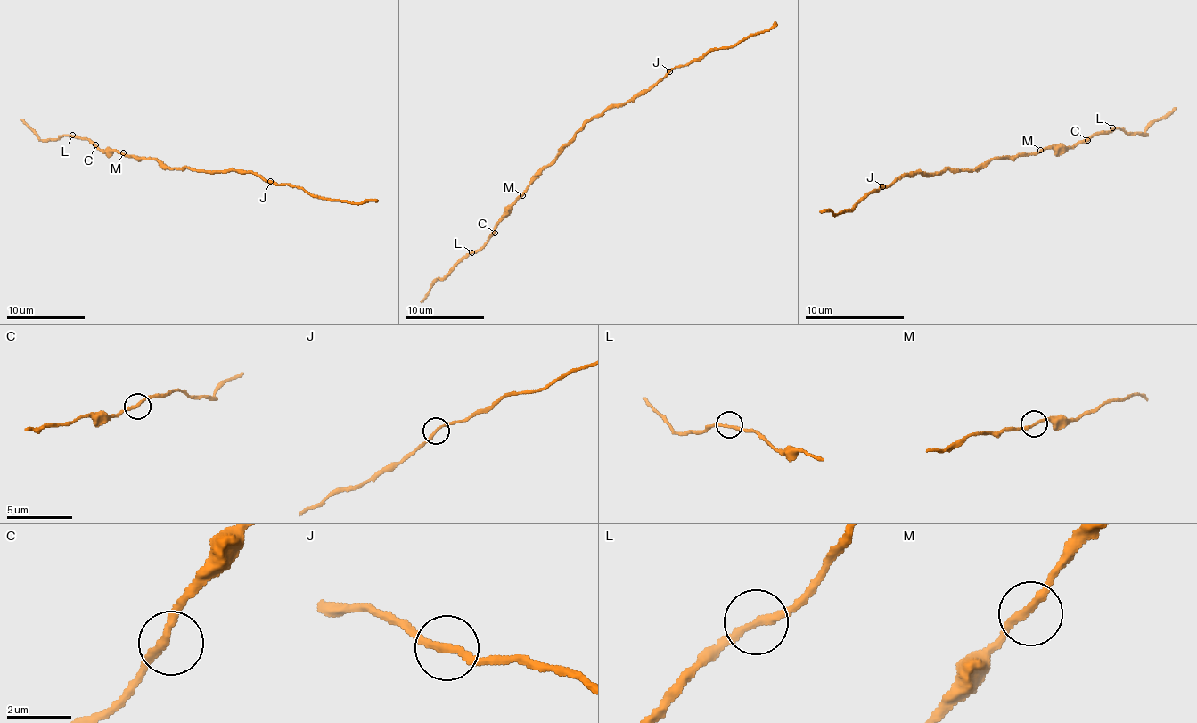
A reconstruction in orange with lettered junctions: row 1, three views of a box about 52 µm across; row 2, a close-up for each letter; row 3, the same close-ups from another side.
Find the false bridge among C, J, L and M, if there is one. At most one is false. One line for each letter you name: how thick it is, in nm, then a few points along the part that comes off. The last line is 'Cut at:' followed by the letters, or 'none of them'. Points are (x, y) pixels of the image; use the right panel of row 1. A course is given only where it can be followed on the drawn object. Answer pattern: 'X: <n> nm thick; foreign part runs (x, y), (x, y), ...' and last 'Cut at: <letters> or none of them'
J: 220 nm thick; foreign part runs (882, 187), (870, 193), (852, 209), (838, 215), (820, 209)
Cut at: J

